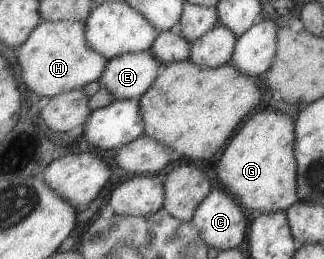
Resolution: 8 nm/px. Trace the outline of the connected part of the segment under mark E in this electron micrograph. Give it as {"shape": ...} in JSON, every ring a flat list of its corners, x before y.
{"shape":[[149,50,125,53,108,61,97,82,115,100,139,100,155,83,162,66]]}

